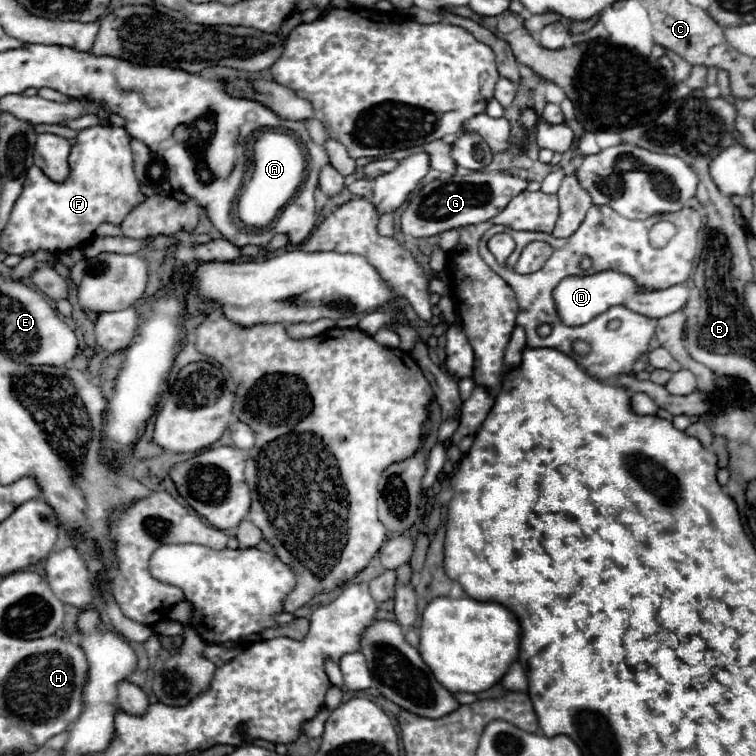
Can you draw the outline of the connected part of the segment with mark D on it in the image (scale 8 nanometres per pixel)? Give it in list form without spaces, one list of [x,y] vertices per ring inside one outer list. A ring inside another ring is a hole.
[[[604,271],[604,273],[596,273],[596,275],[586,275],[586,277],[566,277],[554,289],[554,303],[556,303],[556,309],[560,313],[560,319],[566,325],[584,325],[592,317],[608,311],[608,307],[614,307],[614,305],[626,305],[628,309],[632,309],[640,315],[660,319],[660,317],[666,317],[670,313],[680,311],[688,301],[688,293],[690,293],[690,289],[684,283],[662,289],[662,291],[644,293],[632,281],[632,277],[616,273],[616,271]]]

